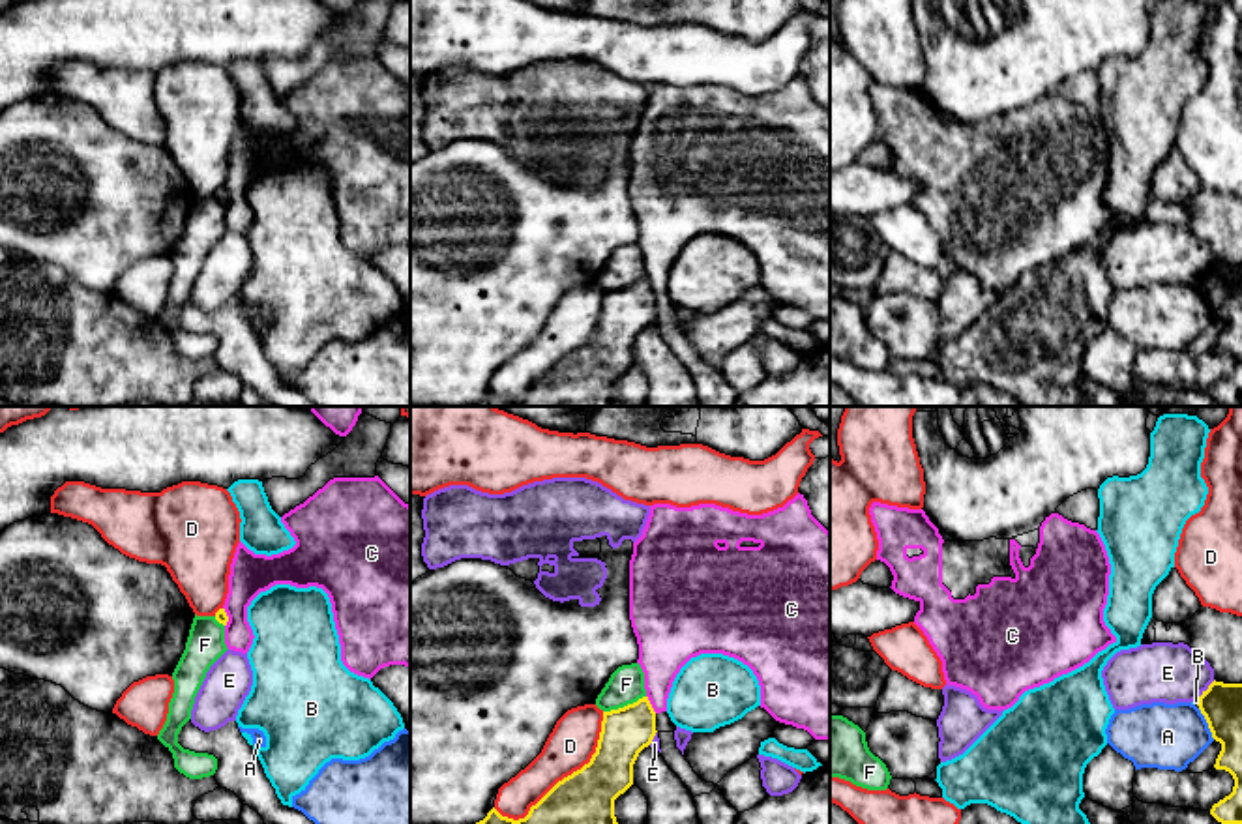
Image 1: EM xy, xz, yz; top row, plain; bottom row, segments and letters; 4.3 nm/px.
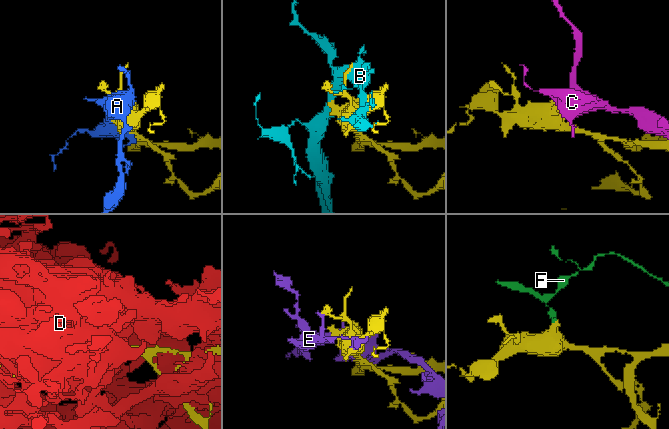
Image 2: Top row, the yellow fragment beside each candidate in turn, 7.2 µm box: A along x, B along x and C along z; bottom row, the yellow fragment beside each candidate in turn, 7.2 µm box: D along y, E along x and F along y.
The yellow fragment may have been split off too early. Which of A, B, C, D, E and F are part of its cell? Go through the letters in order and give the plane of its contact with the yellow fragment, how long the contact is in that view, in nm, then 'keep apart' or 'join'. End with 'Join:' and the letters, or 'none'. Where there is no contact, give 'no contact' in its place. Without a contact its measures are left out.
A: contact in yz; length 150 nm; keep apart
B: contact in yz; length 30 nm; keep apart
C: contact in xz; length 90 nm; keep apart
D: contact in xz; length 650 nm; keep apart
E: contact in yz; length 110 nm; keep apart
F: contact in xz; length 200 nm; keep apart
Join: none

